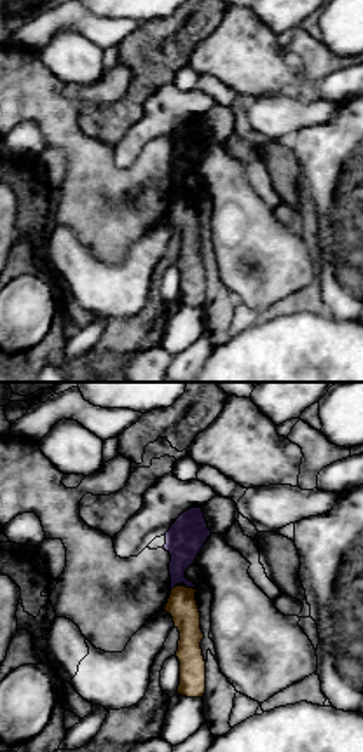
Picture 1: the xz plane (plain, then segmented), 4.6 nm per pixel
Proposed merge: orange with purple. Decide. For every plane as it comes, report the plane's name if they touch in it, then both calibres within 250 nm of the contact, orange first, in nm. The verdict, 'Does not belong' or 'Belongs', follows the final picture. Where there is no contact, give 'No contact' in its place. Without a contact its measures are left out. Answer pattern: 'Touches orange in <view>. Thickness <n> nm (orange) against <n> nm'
Touches orange in xz. Thickness 140 nm (orange) against 170 nm

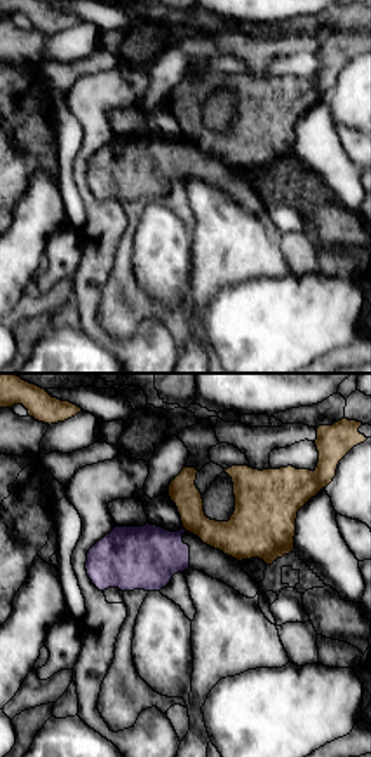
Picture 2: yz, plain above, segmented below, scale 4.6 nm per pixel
Touches orange in yz. Thickness 190 nm (orange) against 300 nm

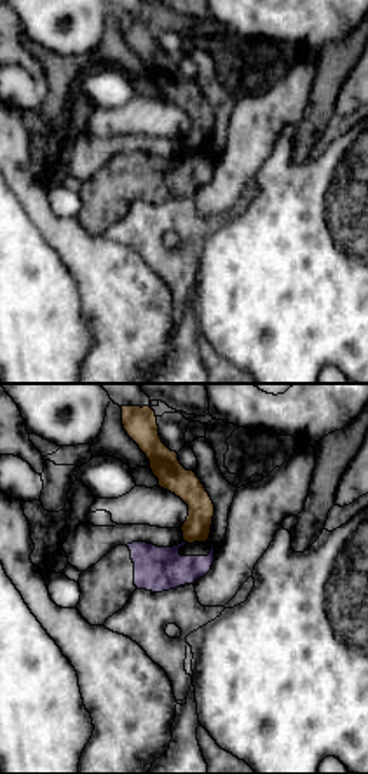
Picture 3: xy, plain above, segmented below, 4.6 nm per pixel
No contact

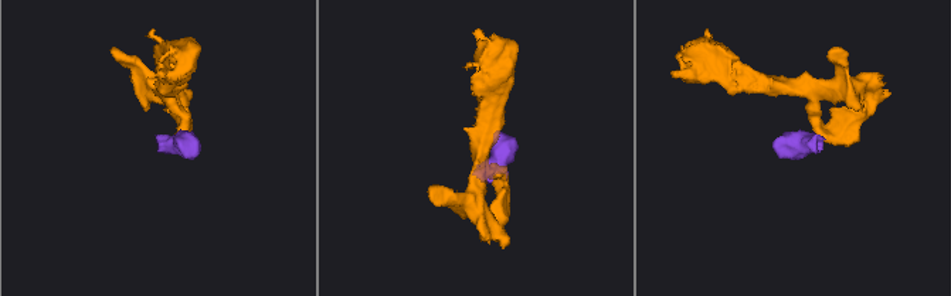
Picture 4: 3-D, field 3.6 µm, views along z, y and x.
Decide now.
Does not belong

